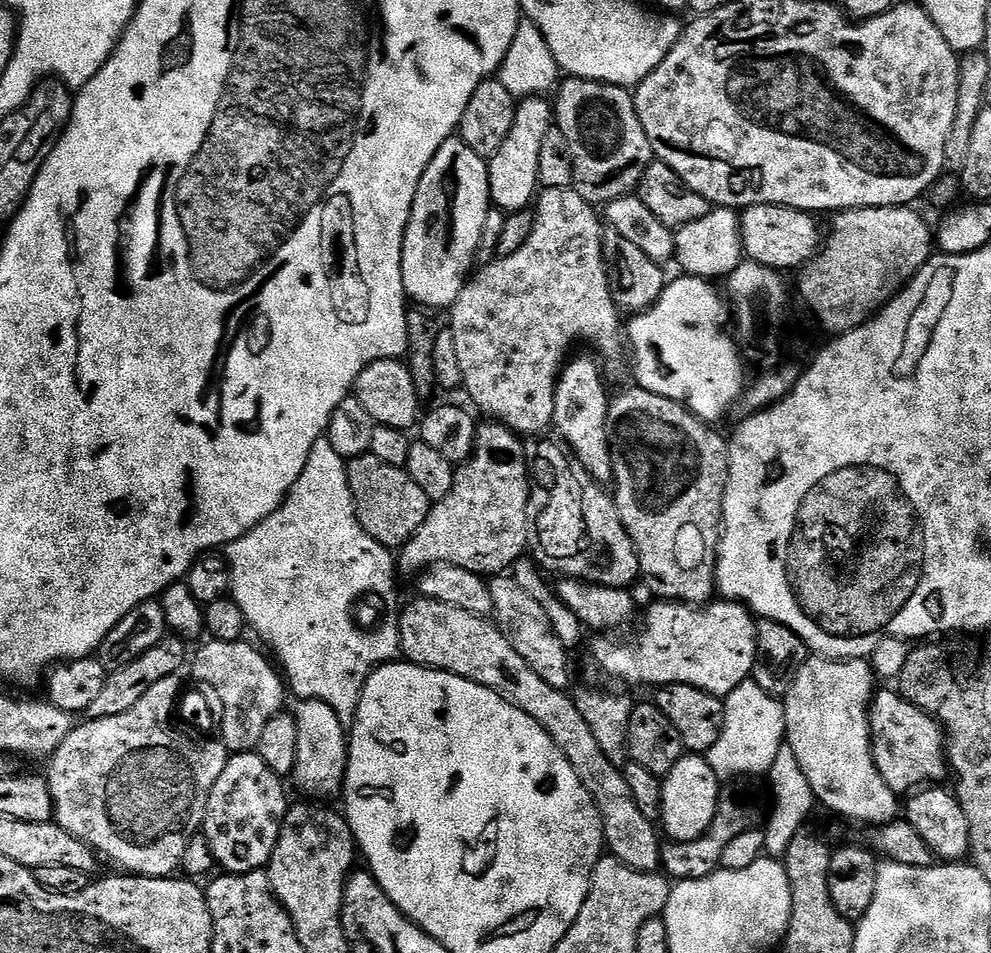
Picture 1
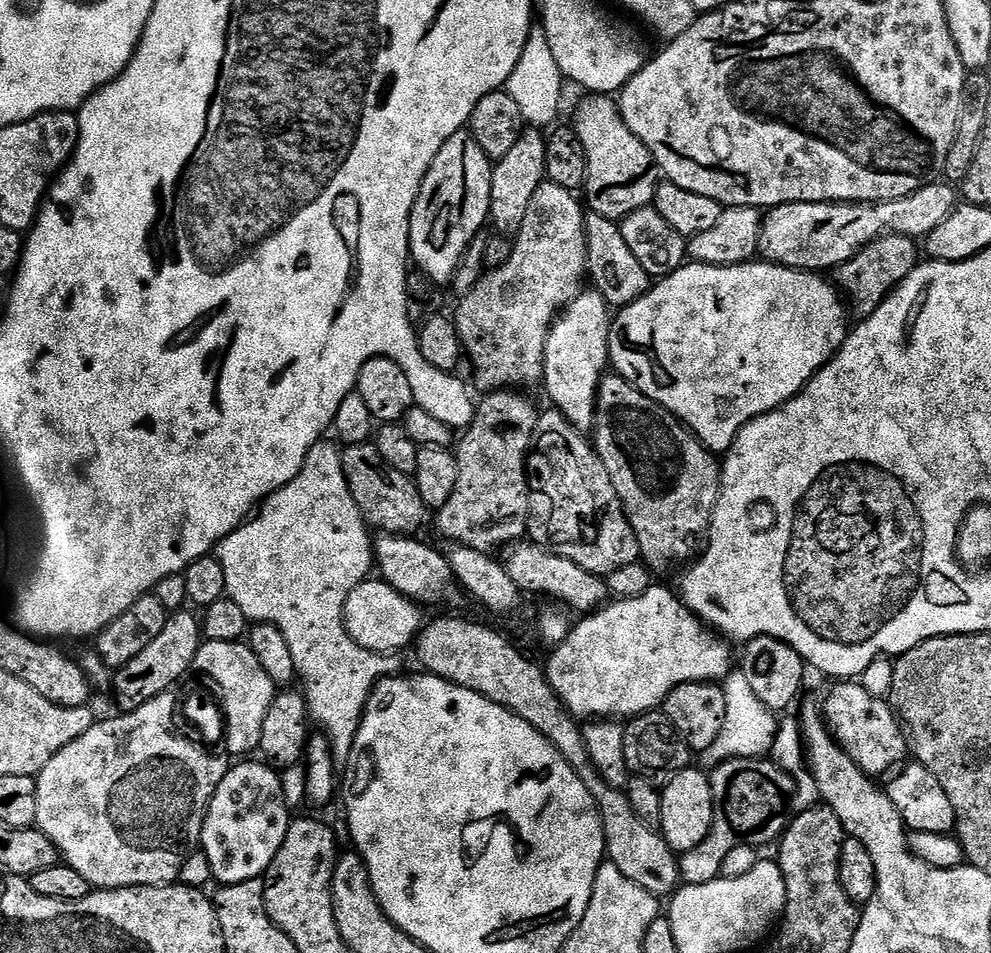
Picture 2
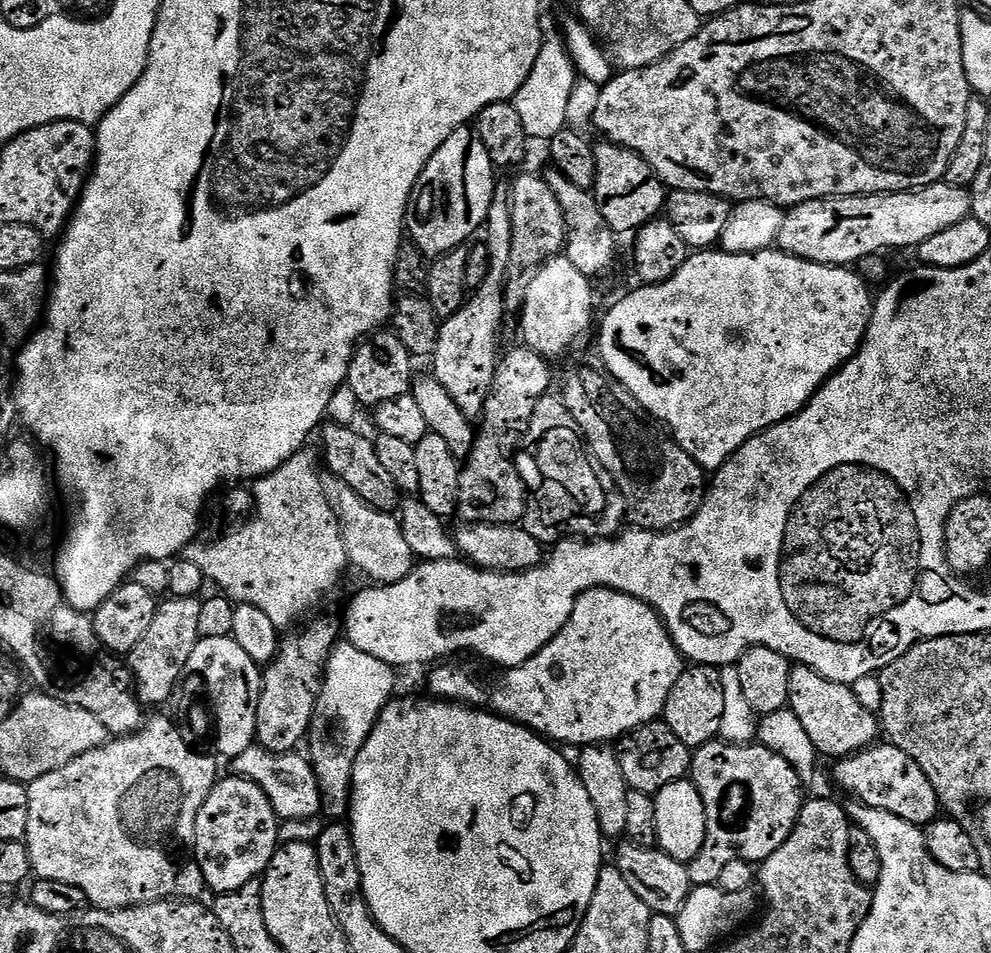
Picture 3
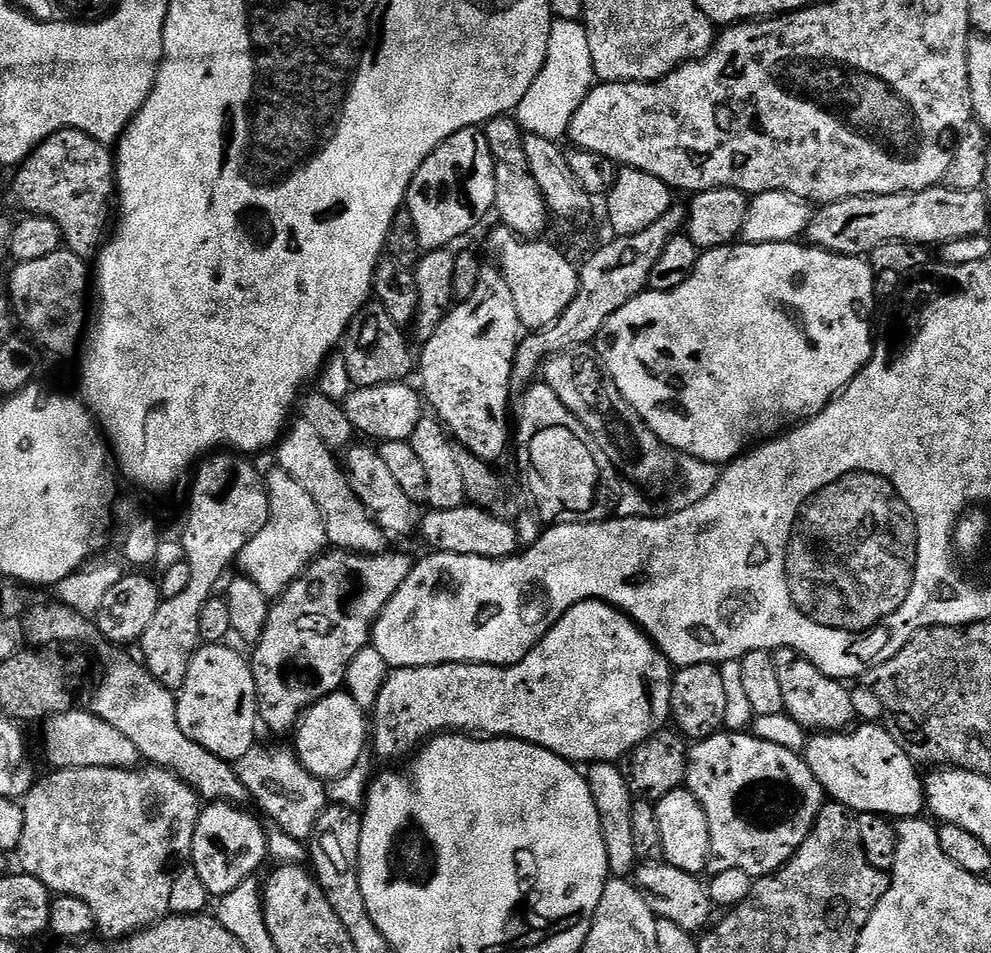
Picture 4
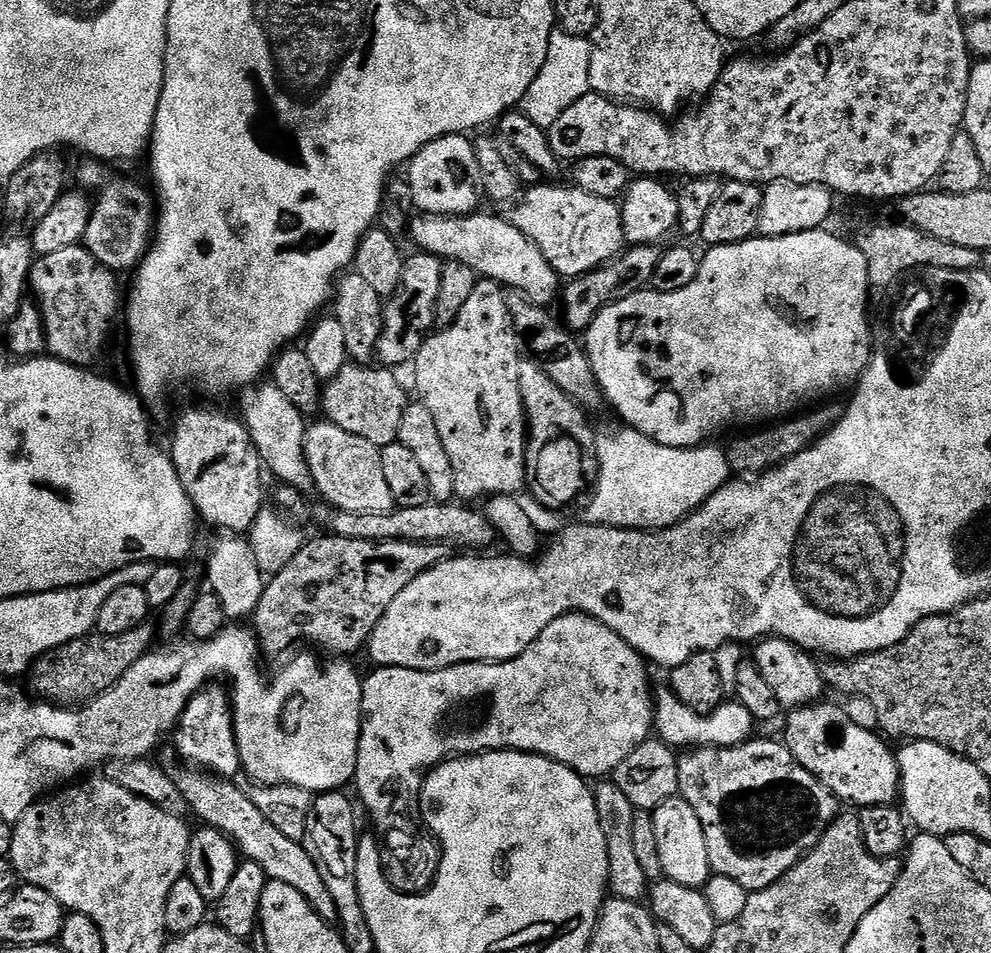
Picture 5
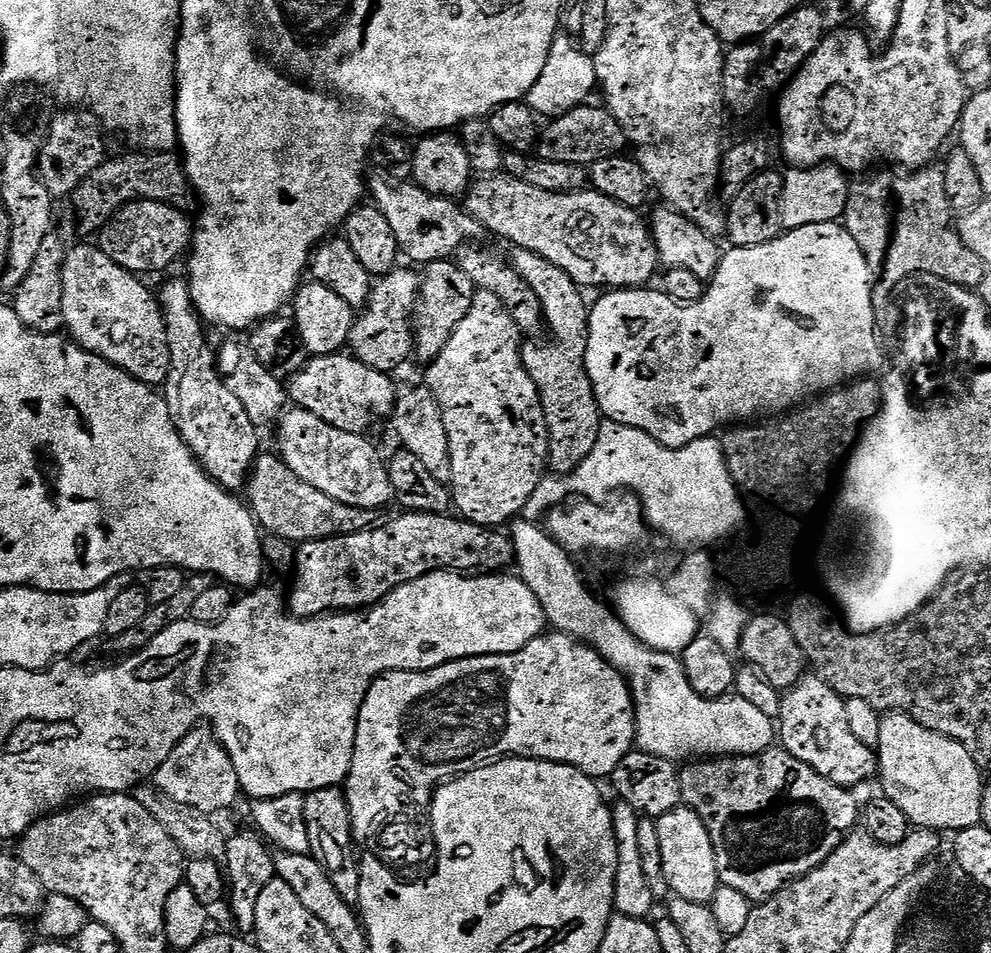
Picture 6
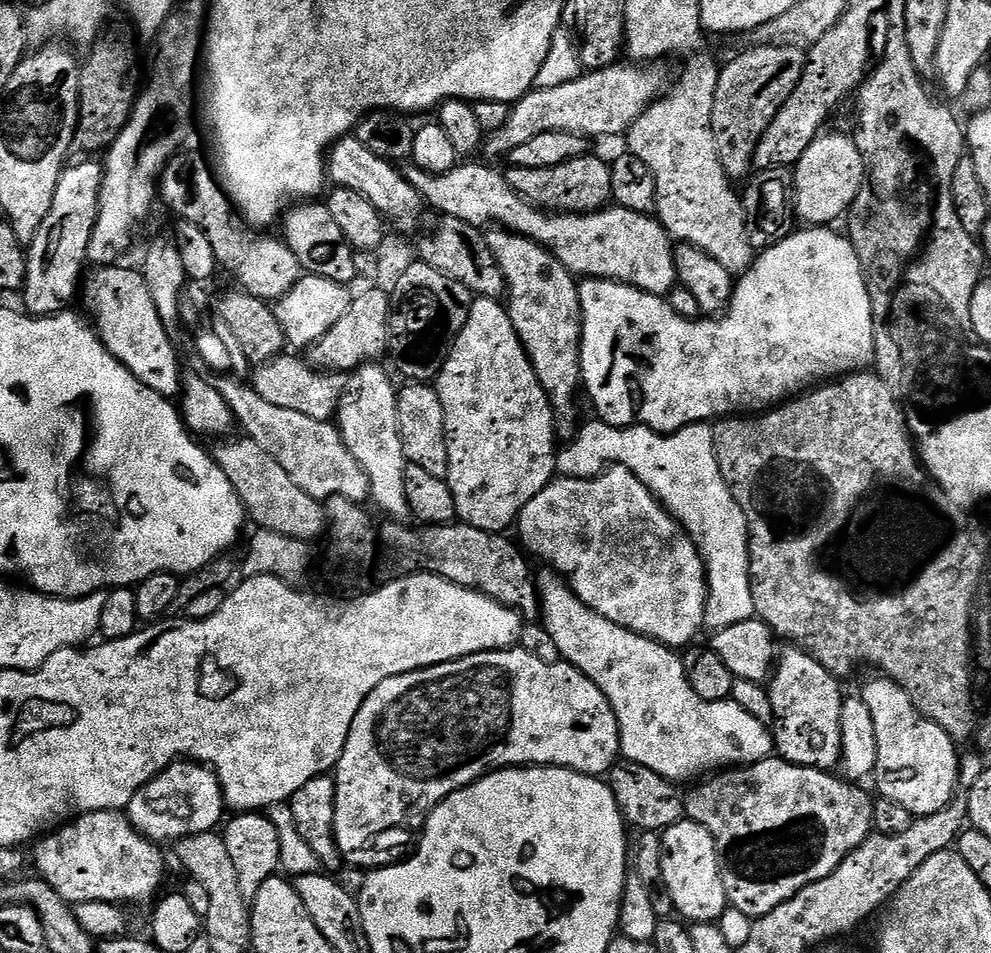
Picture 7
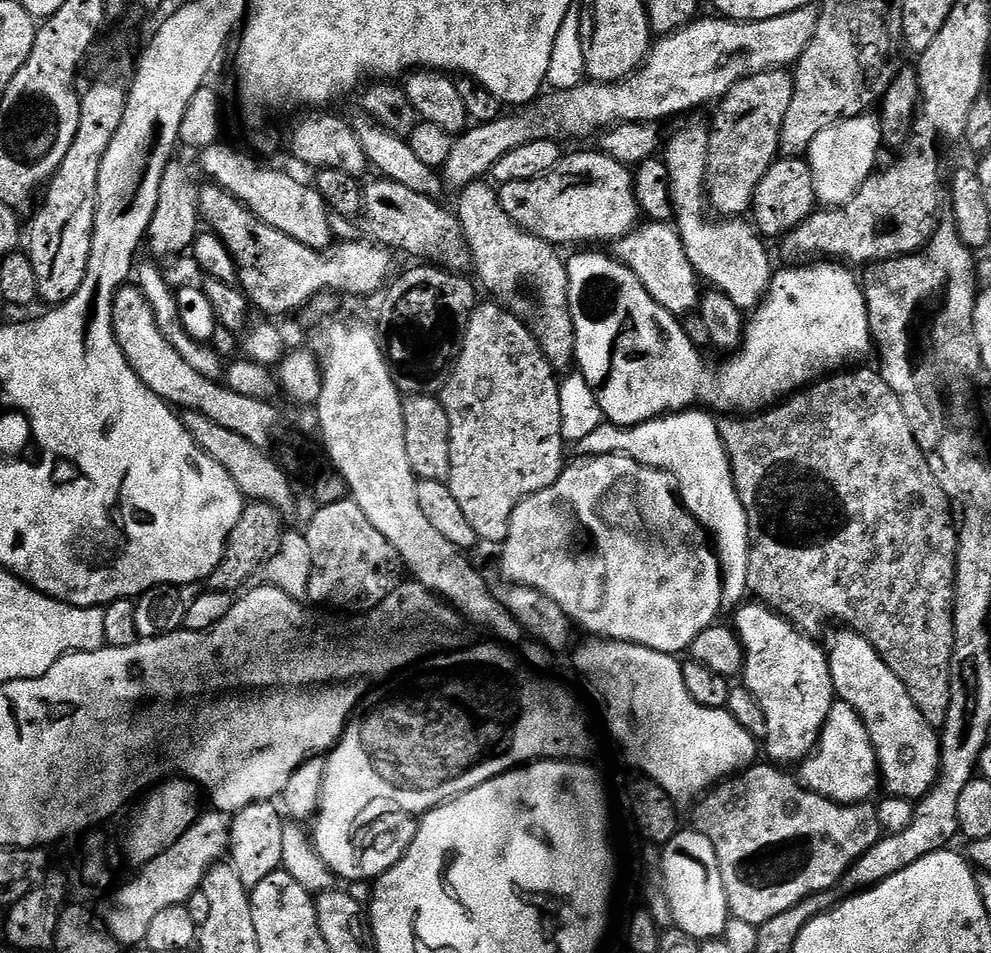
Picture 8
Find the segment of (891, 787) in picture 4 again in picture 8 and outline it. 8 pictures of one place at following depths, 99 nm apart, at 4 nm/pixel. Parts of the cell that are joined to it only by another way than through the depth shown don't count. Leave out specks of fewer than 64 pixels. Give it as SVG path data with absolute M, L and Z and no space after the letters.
M744 602L734 612L734 627L744 643L742 684L752 691L766 714L767 759L792 766L788 764L795 760L803 762L811 756L838 697L827 651L823 647L820 649L813 637L800 631L775 608L764 602L755 603Z

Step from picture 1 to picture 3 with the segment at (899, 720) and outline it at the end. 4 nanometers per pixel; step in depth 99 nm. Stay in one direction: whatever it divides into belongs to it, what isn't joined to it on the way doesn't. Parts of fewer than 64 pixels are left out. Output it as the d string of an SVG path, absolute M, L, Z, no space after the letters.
M803 666L792 669L788 707L794 714L798 714L806 734L810 734L810 742L814 742L821 757L852 756L864 748L872 747L882 732L882 724L877 713L866 710L866 706L858 702L851 686L830 682L830 678L822 678L812 669Z

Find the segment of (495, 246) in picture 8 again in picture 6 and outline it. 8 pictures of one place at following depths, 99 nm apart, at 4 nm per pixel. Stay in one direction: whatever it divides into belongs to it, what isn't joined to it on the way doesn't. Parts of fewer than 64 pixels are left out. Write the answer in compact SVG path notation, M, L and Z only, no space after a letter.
M516 248L513 253L513 256L510 256L511 266L519 276L526 280L530 290L534 290L534 294L538 296L538 302L542 302L544 323L547 331L549 333L552 331L552 340L546 341L545 344L536 344L540 342L525 343L521 347L520 357L524 363L526 374L530 378L530 382L534 382L540 399L548 431L548 455L552 458L564 456L565 462L569 464L569 469L574 470L586 458L586 454L590 454L590 450L594 450L594 442L598 440L598 430L602 423L602 413L596 401L594 386L590 382L586 366L590 304L589 301L584 301L585 293L580 285L575 284L568 274L558 270L558 266L546 262L546 258L542 258L536 252L521 248Z

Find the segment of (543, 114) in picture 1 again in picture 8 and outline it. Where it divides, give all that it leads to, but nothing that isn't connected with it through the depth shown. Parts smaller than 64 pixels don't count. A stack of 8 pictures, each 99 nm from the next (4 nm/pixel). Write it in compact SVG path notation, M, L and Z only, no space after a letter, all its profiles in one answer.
M491 302L492 304L477 303L476 308L470 314L467 326L464 327L464 335L458 345L458 351L454 357L454 363L443 381L444 389L439 389L438 399L446 410L446 418L450 418L450 475L447 478L448 489L454 494L454 499L458 502L458 507L462 509L462 515L470 521L470 526L474 526L474 534L481 540L489 540L490 543L499 545L510 530L510 518L514 510L528 496L533 496L535 492L546 490L558 482L558 478L565 470L566 459L564 460L564 436L566 430L562 426L562 411L559 401L559 390L561 381L558 379L557 369L552 367L552 363L546 358L538 346L536 339L532 337L532 332L527 323L509 312L503 304Z

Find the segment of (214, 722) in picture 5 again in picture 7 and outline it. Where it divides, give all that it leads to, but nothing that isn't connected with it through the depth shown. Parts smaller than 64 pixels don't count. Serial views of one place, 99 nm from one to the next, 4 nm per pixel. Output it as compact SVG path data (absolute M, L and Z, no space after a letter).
M181 758L144 785L128 803L126 815L137 830L154 844L185 840L203 832L215 832L225 819L224 791L207 764Z

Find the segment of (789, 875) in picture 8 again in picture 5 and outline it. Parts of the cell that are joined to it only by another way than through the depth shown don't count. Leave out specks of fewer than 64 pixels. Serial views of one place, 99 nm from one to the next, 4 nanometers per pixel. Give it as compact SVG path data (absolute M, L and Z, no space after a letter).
M753 738L747 744L729 748L694 748L685 751L678 759L679 795L686 802L690 802L690 806L694 806L694 810L698 814L698 822L702 822L702 830L706 834L706 850L710 854L710 866L713 873L726 878L734 878L734 882L741 884L750 894L758 890L766 890L766 886L774 886L774 882L778 882L778 878L782 878L782 874L786 874L795 864L803 860L814 846L818 846L818 842L824 837L826 830L842 812L842 805L836 799L836 795L826 786L822 786L822 782L818 782L818 778L814 778L814 774L810 774L810 770L806 770L797 762L794 754L790 754L787 744L779 739L776 740Z

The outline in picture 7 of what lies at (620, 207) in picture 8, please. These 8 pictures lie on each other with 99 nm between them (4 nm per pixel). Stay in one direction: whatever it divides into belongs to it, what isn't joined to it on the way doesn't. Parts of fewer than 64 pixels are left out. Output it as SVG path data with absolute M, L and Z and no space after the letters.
M592 155L576 156L570 162L545 168L509 167L504 177L518 195L538 208L553 212L599 212L612 200L610 164L607 159L599 160Z

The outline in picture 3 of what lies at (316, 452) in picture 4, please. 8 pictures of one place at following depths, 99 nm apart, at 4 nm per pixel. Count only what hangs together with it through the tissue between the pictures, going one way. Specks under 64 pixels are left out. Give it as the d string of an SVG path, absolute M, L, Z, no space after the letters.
M338 478L333 479L327 489L328 501L340 523L340 533L351 567L365 572L372 579L369 581L376 586L402 582L402 578L410 575L414 567L414 555L406 543L406 534L402 534L399 519L391 511L375 508L358 498L358 494L354 494L354 490L350 490L350 486Z

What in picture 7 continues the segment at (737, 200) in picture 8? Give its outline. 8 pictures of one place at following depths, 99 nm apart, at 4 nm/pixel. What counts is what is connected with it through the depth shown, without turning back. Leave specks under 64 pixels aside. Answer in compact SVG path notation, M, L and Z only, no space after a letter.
M758 44L757 48L738 53L728 65L720 68L718 90L714 90L714 142L718 146L718 158L733 182L743 181L753 171L754 150L766 132L766 126L774 122L774 114L778 114L786 98L794 94L794 86L798 86L808 61L801 45Z

